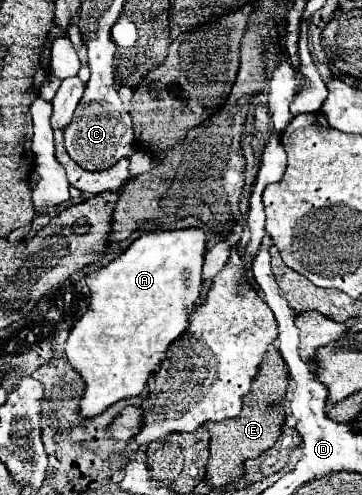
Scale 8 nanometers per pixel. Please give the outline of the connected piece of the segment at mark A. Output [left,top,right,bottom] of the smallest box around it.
[65,229,205,419]

